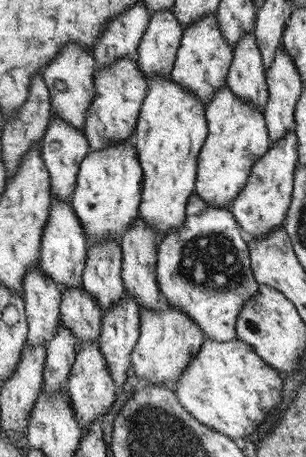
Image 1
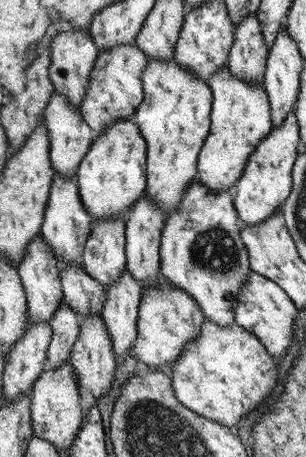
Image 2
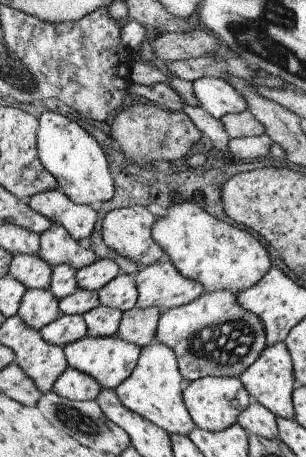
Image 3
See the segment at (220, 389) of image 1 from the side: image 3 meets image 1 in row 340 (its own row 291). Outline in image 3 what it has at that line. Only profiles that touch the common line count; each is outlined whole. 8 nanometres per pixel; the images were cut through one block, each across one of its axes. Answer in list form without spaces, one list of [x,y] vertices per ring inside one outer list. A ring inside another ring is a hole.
[[[175,202],[167,206],[167,216],[157,218],[153,240],[163,250],[165,260],[175,264],[175,270],[183,278],[203,284],[203,292],[229,290],[237,296],[243,294],[243,290],[251,290],[251,286],[261,282],[263,274],[271,270],[265,248],[249,232],[215,220],[195,202]]]

